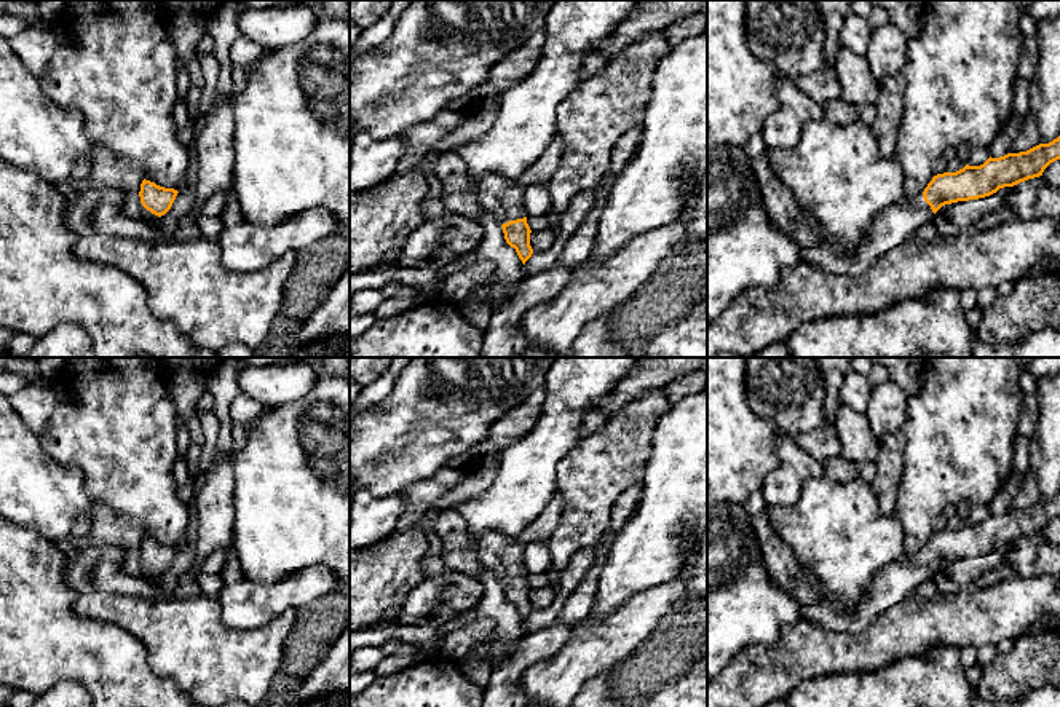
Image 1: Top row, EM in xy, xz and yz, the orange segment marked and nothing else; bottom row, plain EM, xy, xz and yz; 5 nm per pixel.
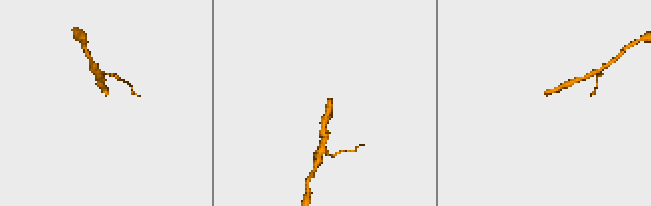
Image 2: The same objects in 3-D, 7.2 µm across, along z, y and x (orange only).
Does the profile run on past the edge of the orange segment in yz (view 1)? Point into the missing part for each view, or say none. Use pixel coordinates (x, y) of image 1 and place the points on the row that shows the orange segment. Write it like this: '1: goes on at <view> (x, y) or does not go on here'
1: goes on at yz (896, 224)

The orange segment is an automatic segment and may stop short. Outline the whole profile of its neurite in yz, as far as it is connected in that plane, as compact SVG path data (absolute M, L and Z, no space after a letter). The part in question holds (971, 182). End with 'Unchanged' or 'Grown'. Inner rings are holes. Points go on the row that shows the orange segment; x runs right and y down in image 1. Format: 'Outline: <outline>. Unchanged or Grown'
Outline: M1060 136L1026 152L990 156L980 166L966 164L956 172L937 174L920 196L902 198L881 211L854 246L844 249L824 239L813 247L803 247L801 260L832 275L864 273L889 249L915 236L942 206L985 198L999 188L1039 177L1057 160Z. Grown

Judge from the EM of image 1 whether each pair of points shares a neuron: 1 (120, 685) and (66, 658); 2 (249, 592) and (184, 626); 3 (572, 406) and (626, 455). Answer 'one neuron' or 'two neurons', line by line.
1: one neuron
2: two neurons
3: two neurons

